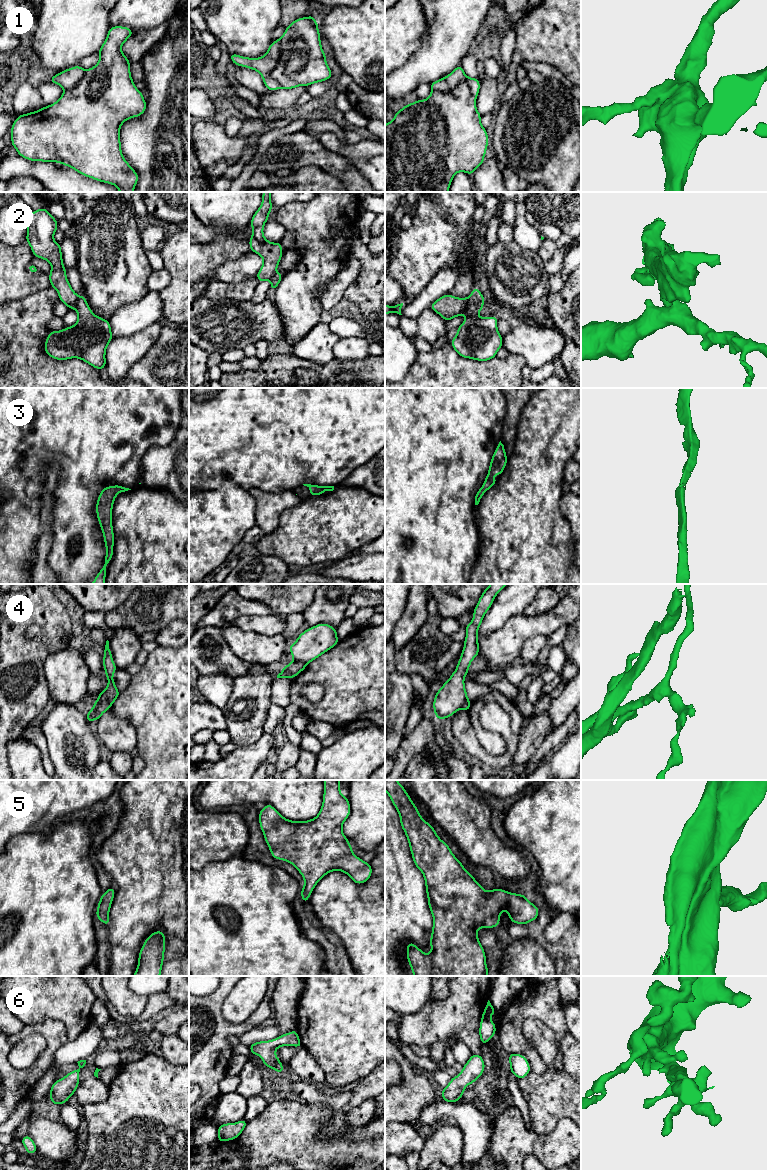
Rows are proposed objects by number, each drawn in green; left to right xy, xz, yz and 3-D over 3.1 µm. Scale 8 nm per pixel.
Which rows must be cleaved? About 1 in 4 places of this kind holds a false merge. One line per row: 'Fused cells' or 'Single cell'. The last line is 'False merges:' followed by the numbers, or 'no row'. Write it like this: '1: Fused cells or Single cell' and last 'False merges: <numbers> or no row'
1: Fused cells
2: Fused cells
3: Single cell
4: Fused cells
5: Single cell
6: Single cell
False merges: 1, 2, 4

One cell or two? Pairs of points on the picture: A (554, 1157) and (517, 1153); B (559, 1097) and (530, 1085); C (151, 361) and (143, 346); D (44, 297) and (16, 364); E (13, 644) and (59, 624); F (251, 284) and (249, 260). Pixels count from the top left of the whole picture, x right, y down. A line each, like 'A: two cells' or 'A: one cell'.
A: one cell
B: one cell
C: two cells
D: one cell
E: one cell
F: two cells

